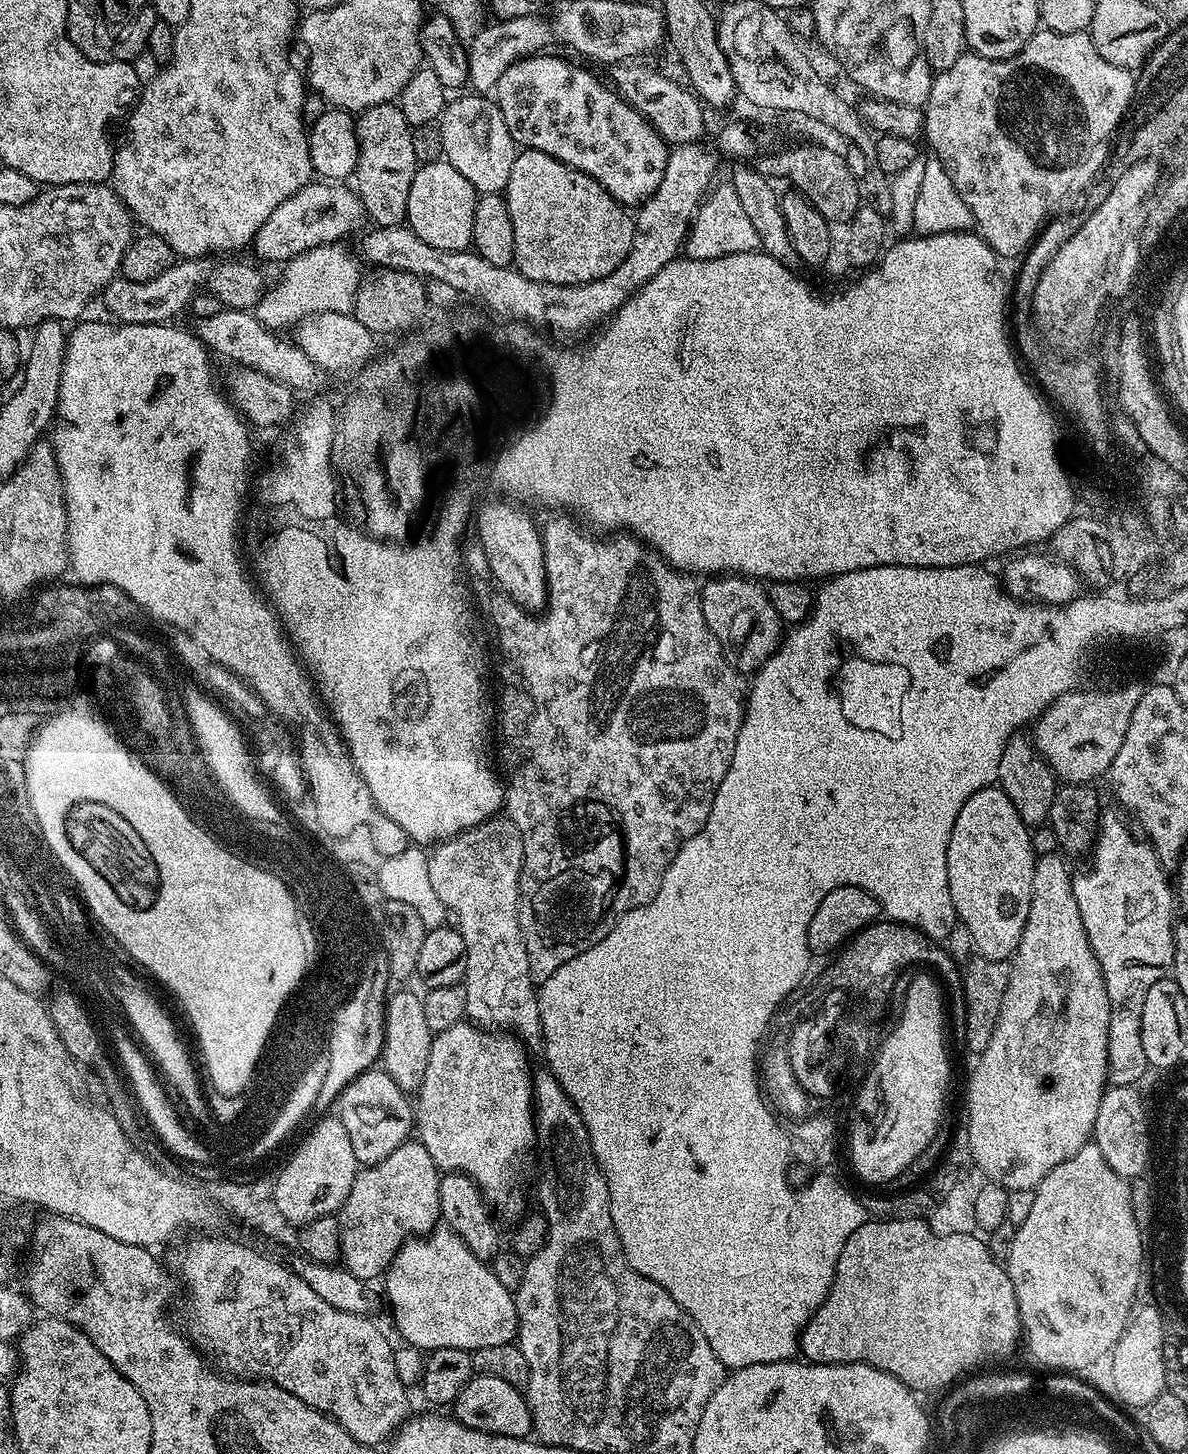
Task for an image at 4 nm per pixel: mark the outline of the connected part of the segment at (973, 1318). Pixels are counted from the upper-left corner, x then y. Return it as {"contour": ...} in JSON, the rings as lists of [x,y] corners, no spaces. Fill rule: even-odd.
{"contour":[[[920,1218],[865,1219],[864,1224],[858,1226],[858,1230],[854,1230],[854,1234],[850,1234],[850,1238],[846,1238],[846,1246],[842,1246],[842,1254],[838,1258],[836,1267],[836,1277],[830,1286],[828,1296],[820,1303],[816,1313],[808,1319],[807,1326],[800,1332],[798,1337],[799,1355],[809,1364],[869,1364],[914,1390],[931,1388],[935,1394],[939,1393],[942,1388],[944,1388],[943,1390],[951,1389],[961,1378],[967,1377],[977,1370],[988,1370],[993,1366],[1000,1366],[996,1364],[1010,1359],[1015,1354],[1016,1347],[1019,1344],[1021,1347],[1022,1344],[1018,1298],[1014,1294],[1014,1286],[1008,1277],[1007,1267],[993,1256],[991,1247],[985,1241],[983,1244],[979,1238],[981,1239],[979,1235],[966,1233],[941,1236]]]}

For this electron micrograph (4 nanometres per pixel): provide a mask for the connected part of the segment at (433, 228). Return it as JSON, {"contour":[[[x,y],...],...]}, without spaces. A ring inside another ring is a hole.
{"contour":[[[441,158],[433,164],[419,165],[414,174],[414,182],[410,182],[410,198],[408,199],[407,227],[411,228],[422,242],[430,242],[438,250],[463,252],[472,243],[474,230],[474,210],[478,193],[454,166]]]}

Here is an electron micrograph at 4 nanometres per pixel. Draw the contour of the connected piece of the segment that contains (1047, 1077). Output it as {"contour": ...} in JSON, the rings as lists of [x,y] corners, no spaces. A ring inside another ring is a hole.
{"contour":[[[1041,855],[1034,866],[1034,882],[1030,894],[1030,912],[1026,914],[1026,924],[1022,930],[1022,938],[1018,942],[1016,952],[1010,957],[1012,977],[1008,979],[1006,994],[1000,1003],[996,1025],[990,1034],[990,1042],[984,1052],[979,1053],[976,1069],[968,1080],[968,1149],[979,1161],[983,1172],[994,1178],[994,1182],[1001,1184],[1003,1188],[1035,1188],[1066,1158],[1078,1154],[1082,1146],[1092,1140],[1094,1130],[1094,1118],[1098,1118],[1098,1106],[1102,1102],[1106,1085],[1108,1084],[1108,1031],[1110,1030],[1110,1004],[1106,994],[1106,984],[1102,978],[1102,972],[1098,966],[1098,960],[1094,954],[1090,942],[1086,938],[1086,930],[1082,926],[1082,916],[1078,914],[1078,902],[1074,902],[1074,890],[1072,889],[1073,873],[1068,872],[1064,865],[1065,857]]]}

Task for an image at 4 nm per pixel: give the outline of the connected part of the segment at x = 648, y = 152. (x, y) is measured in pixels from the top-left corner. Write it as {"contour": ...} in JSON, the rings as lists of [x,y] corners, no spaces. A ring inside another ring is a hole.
{"contour":[[[552,54],[527,56],[525,60],[514,62],[496,83],[494,99],[500,105],[502,118],[506,118],[506,126],[517,145],[521,149],[542,150],[542,154],[550,154],[550,158],[558,158],[558,162],[582,170],[582,174],[590,174],[625,207],[643,204],[653,196],[666,174],[670,151],[668,141],[662,139],[643,114],[620,97],[615,87],[604,85],[590,69],[583,68],[588,66],[571,64],[568,60],[548,55]]]}

